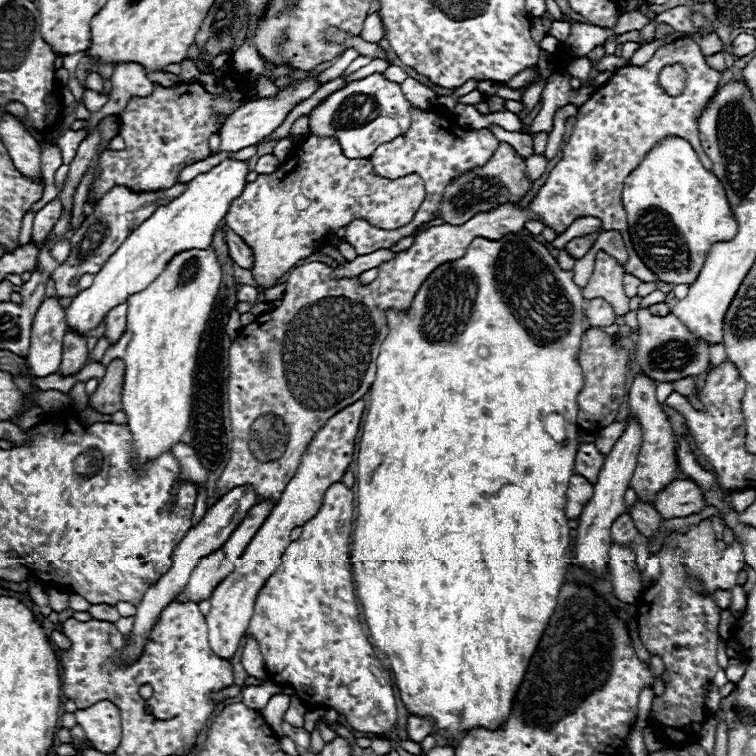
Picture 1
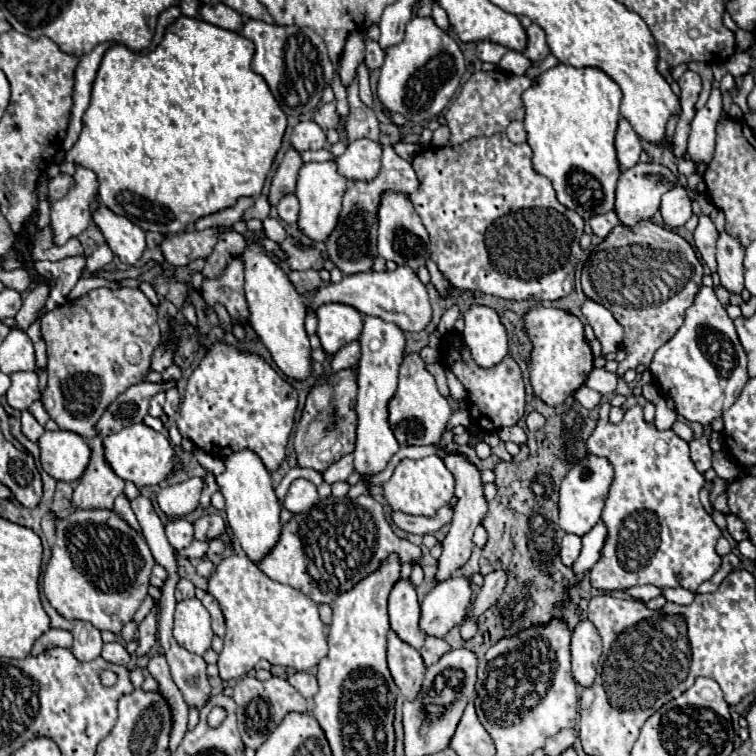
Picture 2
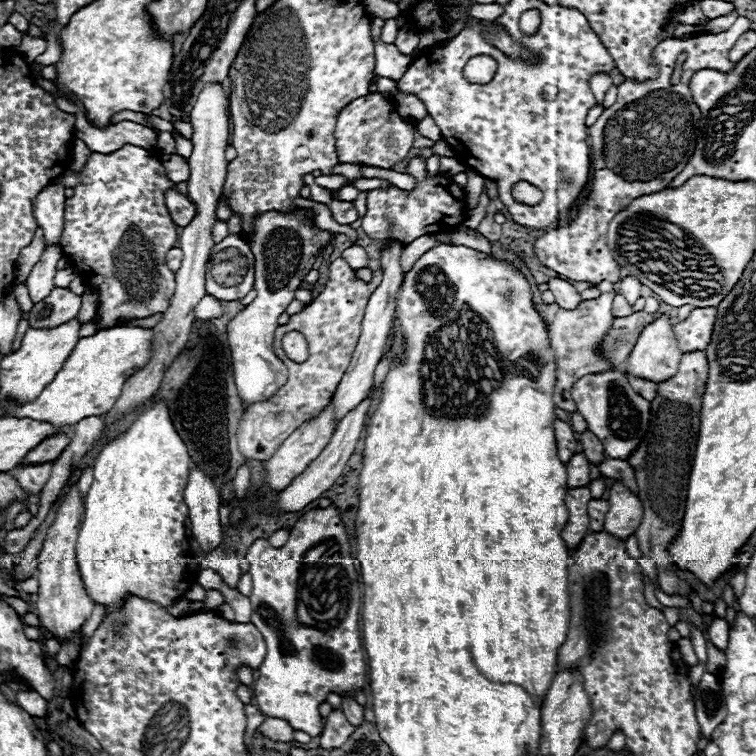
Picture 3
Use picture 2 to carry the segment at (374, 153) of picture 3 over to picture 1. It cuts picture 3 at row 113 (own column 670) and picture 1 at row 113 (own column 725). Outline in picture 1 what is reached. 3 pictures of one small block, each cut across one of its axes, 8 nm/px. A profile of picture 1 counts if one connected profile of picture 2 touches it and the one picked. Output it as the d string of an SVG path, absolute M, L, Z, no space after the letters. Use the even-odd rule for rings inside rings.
M374 72L336 90L322 104L312 108L308 118L308 134L324 138L334 136L346 158L370 158L380 144L392 142L408 132L410 118L392 118L406 116L408 110L410 102L404 98L400 84L386 80L380 72Z

